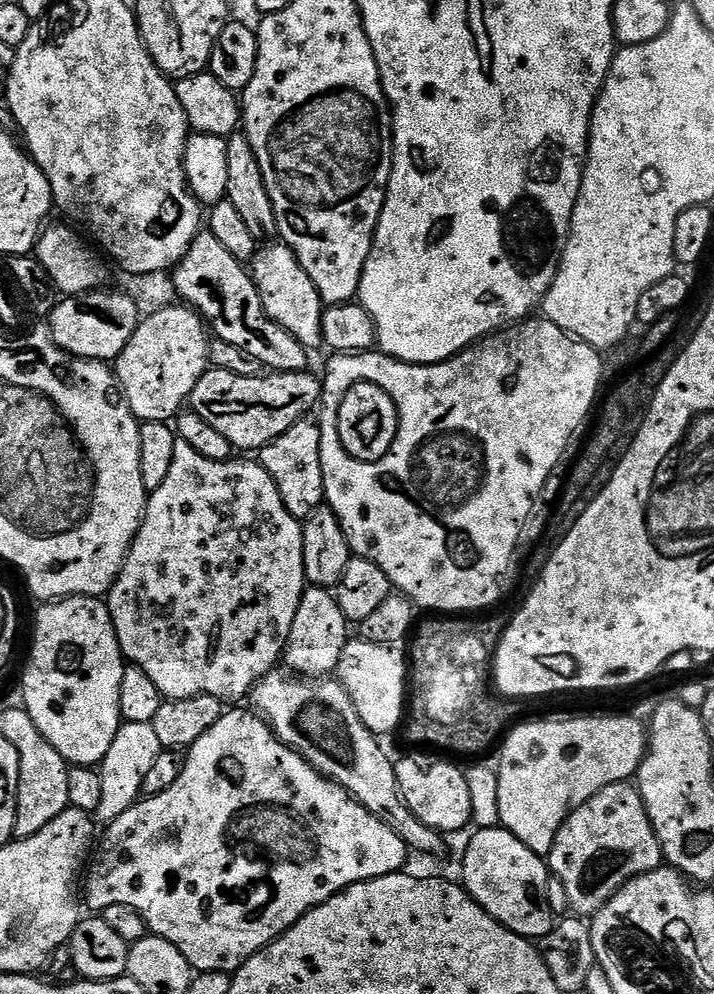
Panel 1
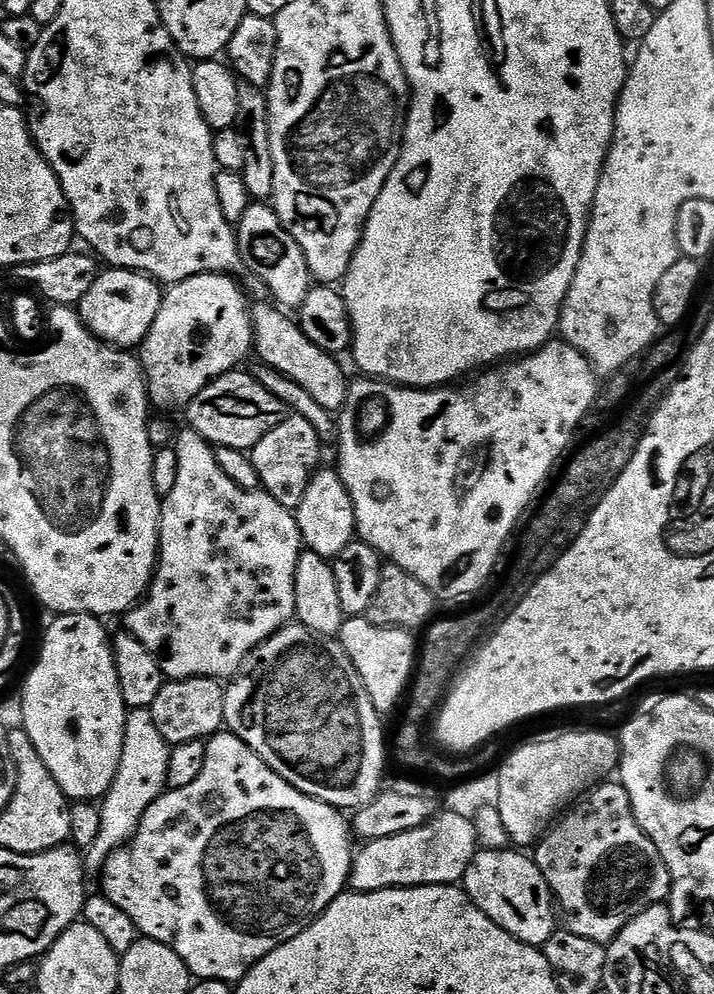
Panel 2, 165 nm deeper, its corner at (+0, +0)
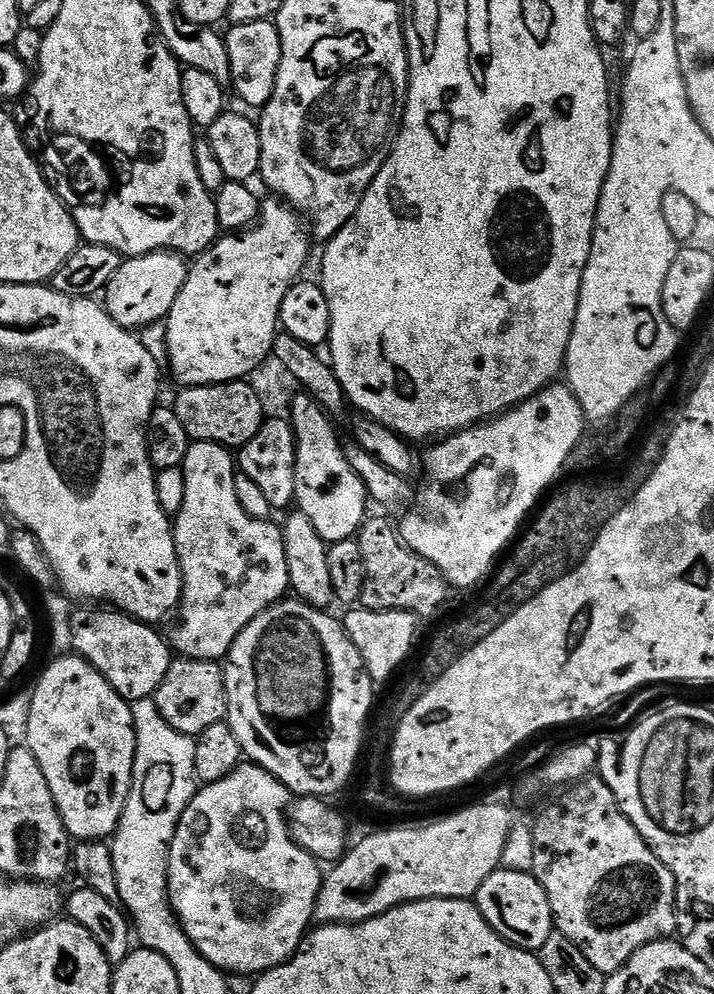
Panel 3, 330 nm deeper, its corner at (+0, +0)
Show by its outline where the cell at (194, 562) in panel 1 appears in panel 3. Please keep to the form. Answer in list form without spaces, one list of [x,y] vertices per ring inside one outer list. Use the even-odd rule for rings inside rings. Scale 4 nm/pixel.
[[[205,440],[192,442],[186,450],[182,467],[186,478],[186,498],[182,498],[182,510],[174,517],[172,537],[176,543],[184,589],[180,595],[180,629],[176,632],[174,648],[181,657],[190,660],[220,662],[227,657],[238,634],[242,634],[258,614],[273,604],[281,603],[289,595],[290,570],[286,566],[284,534],[279,523],[272,524],[271,519],[255,520],[242,510],[238,490],[234,490],[238,464],[229,449]]]

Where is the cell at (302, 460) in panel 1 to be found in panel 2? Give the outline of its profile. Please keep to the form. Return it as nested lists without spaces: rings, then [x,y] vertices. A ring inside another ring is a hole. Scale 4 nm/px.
[[[295,414],[285,415],[274,430],[270,430],[250,449],[252,465],[254,470],[258,470],[260,488],[268,492],[278,506],[295,510],[306,495],[306,486],[310,486],[312,476],[321,467],[320,449],[320,438],[306,418]]]

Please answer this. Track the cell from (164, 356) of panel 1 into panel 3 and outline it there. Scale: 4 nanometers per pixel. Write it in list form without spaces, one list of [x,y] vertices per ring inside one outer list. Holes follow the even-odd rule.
[[[268,199],[272,200],[263,201],[259,222],[253,223],[247,230],[221,235],[215,244],[191,261],[186,282],[178,298],[174,298],[174,306],[167,314],[164,330],[164,340],[168,344],[166,364],[172,367],[173,378],[184,388],[244,380],[272,355],[280,328],[282,298],[286,298],[286,290],[290,290],[290,286],[305,275],[310,236],[295,208],[283,199]]]

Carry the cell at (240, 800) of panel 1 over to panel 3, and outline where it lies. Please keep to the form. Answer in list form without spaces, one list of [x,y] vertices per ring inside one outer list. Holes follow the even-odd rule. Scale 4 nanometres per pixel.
[[[244,762],[226,778],[222,778],[222,782],[205,784],[197,791],[190,806],[186,806],[186,810],[176,827],[172,845],[168,848],[168,901],[172,903],[172,911],[176,913],[176,919],[180,921],[180,929],[184,931],[186,938],[190,938],[190,942],[194,942],[198,954],[202,954],[202,958],[206,958],[206,962],[210,962],[221,972],[231,974],[233,977],[236,975],[252,978],[290,960],[294,953],[300,949],[300,945],[303,944],[304,937],[316,914],[316,899],[322,883],[322,868],[317,859],[300,843],[297,843],[295,835],[290,831],[290,820],[286,815],[289,808],[290,793],[288,788],[264,768],[251,762]]]

